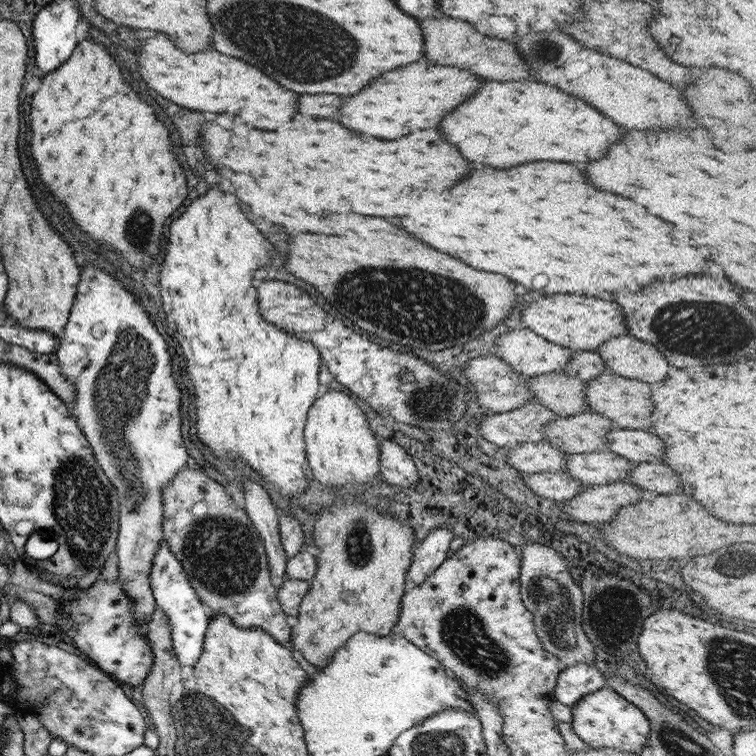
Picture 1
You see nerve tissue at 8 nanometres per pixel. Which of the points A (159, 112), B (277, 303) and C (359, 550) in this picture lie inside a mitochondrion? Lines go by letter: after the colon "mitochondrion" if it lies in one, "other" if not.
A: other
B: other
C: mitochondrion

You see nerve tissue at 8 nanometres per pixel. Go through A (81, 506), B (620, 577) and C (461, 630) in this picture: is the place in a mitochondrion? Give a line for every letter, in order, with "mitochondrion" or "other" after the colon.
A: mitochondrion
B: other
C: mitochondrion

